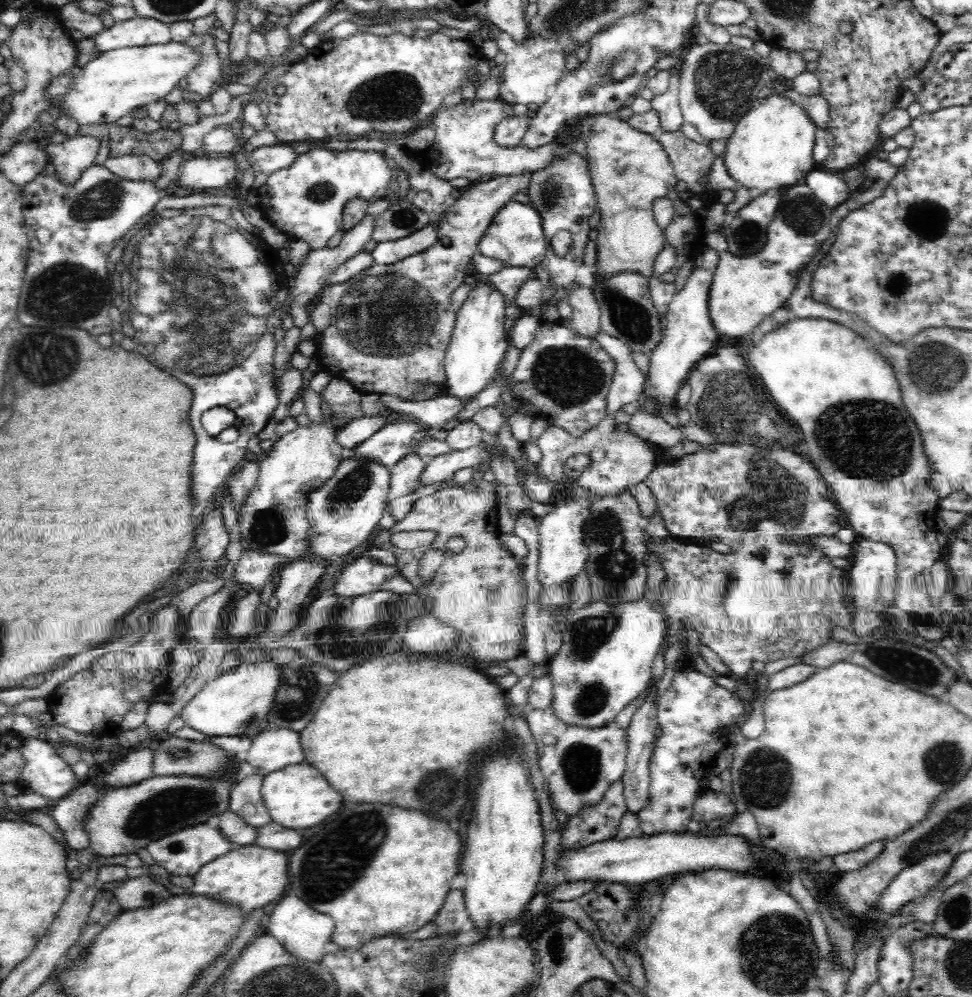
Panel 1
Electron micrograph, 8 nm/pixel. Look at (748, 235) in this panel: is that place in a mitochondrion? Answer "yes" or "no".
yes

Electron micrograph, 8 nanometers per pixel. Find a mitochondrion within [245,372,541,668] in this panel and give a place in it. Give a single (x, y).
(353, 485)

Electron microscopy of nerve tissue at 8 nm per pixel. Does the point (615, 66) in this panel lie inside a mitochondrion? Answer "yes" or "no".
yes

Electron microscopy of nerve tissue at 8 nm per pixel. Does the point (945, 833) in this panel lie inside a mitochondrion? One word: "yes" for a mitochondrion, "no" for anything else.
yes

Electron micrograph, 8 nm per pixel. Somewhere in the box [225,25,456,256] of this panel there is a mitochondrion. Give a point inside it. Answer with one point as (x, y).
(390, 97)

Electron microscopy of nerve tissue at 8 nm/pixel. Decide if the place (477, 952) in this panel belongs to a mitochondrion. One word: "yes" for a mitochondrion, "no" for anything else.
no

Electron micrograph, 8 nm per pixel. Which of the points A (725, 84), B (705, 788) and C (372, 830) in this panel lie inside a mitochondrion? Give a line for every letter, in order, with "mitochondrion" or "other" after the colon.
A: mitochondrion
B: other
C: mitochondrion

